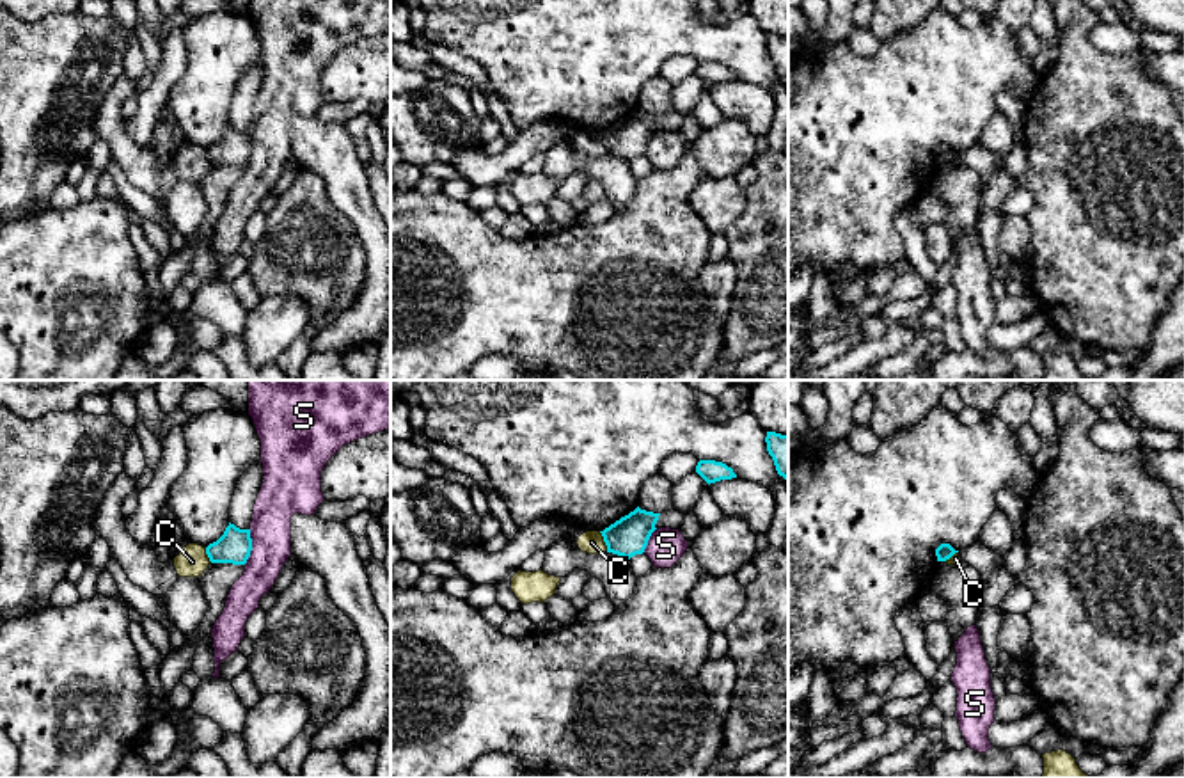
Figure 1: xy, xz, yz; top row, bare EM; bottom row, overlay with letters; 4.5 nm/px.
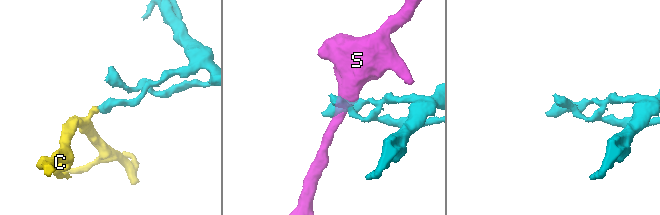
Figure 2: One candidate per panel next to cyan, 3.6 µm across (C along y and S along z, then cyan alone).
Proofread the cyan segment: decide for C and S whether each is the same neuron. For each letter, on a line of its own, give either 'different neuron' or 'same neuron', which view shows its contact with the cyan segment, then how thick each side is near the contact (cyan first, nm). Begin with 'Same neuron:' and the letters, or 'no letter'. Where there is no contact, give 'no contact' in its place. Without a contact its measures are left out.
Same neuron: no letter
C: different neuron | xz | 180/110 nm
S: different neuron | xy | 150/190 nm

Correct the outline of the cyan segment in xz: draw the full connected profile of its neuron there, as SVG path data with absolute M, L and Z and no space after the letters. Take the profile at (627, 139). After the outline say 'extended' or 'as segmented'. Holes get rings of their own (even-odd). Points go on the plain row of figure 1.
M639 108L628 117L621 119L602 135L607 155L630 162L643 156L660 115L641 112Z | as segmented

